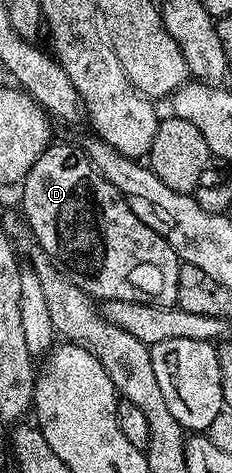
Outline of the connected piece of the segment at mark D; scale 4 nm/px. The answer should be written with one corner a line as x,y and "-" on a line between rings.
53,142
33,162
33,170
21,182
23,188
23,212
27,215
27,220
31,223
31,228
35,231
35,240
43,247
44,257
50,258
66,275
70,276
88,296
105,300
128,300
129,302
141,302
142,304
159,304
163,308
170,308
177,301
177,278
179,277
179,265
181,263
179,255
171,249
167,237
152,226
136,209
127,205
127,197
122,196
115,187
107,180
103,179
102,174
93,166
93,162
84,154
74,143
59,144

